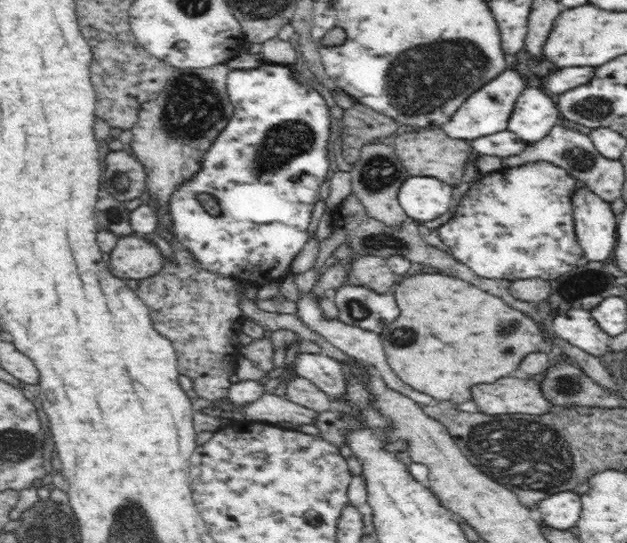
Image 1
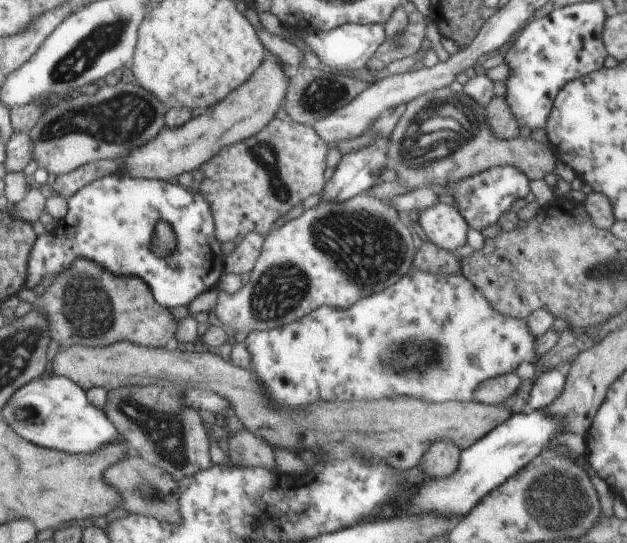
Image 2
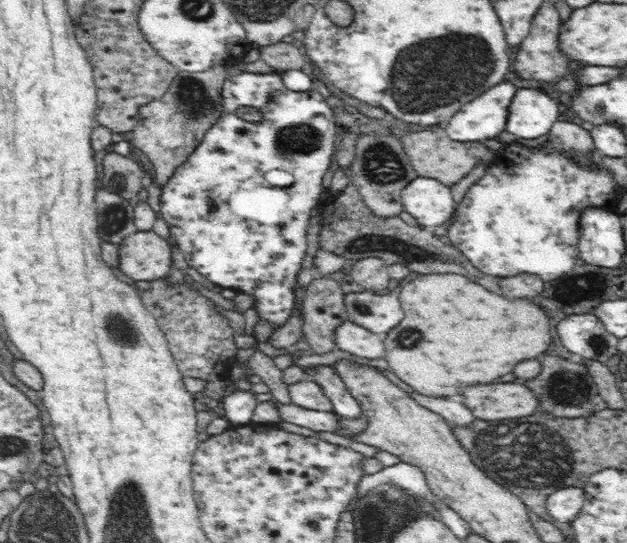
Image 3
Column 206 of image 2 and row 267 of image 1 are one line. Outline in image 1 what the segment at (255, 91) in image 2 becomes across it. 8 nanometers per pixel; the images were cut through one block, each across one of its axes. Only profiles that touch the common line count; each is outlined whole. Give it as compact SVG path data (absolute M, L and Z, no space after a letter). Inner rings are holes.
M135 234L120 237L109 256L114 276L138 281L155 275L164 260L160 249Z

